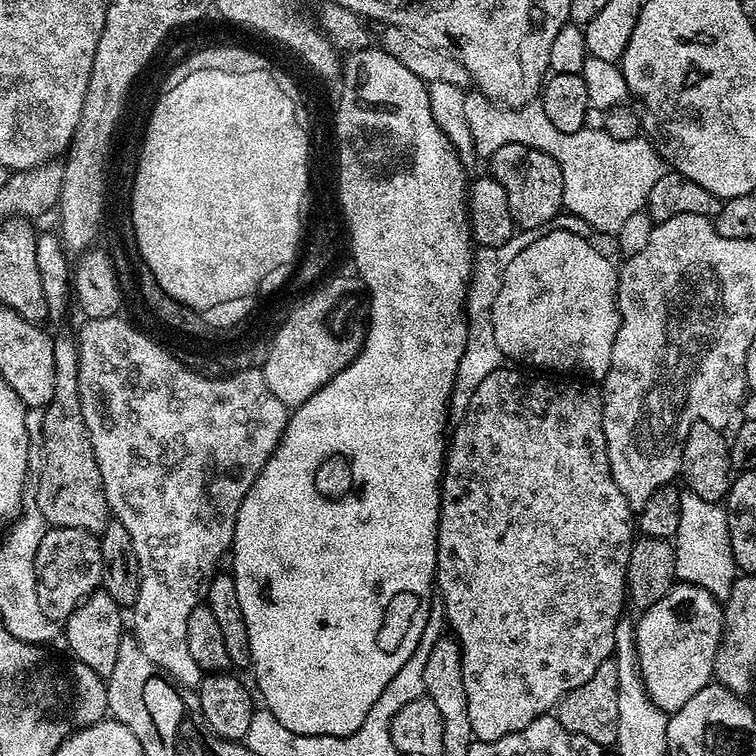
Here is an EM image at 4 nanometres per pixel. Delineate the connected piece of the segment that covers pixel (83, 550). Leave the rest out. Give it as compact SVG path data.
M49 527L36 555L38 606L42 606L42 614L46 614L46 618L57 622L67 620L85 598L101 587L103 579L102 550L97 533L77 528Z

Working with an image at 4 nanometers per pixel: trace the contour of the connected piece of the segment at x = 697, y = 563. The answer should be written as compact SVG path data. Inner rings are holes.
M693 492L682 495L682 516L678 518L678 530L674 537L676 549L676 579L685 584L702 586L711 596L723 602L734 586L738 569L730 550L728 514L720 504L711 504L698 498Z

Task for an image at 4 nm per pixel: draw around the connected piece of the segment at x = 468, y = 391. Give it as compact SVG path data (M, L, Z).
M526 228L513 231L512 237L502 246L497 248L480 248L474 256L472 278L466 288L466 319L468 321L468 344L464 348L461 361L458 362L456 371L456 385L452 387L451 411L456 414L463 413L470 406L470 398L474 398L474 390L482 383L486 374L494 374L496 368L501 367L502 357L498 350L498 342L494 342L494 330L492 329L492 307L494 298L498 298L498 290L502 290L502 278L506 266L530 246L538 235L537 229Z

